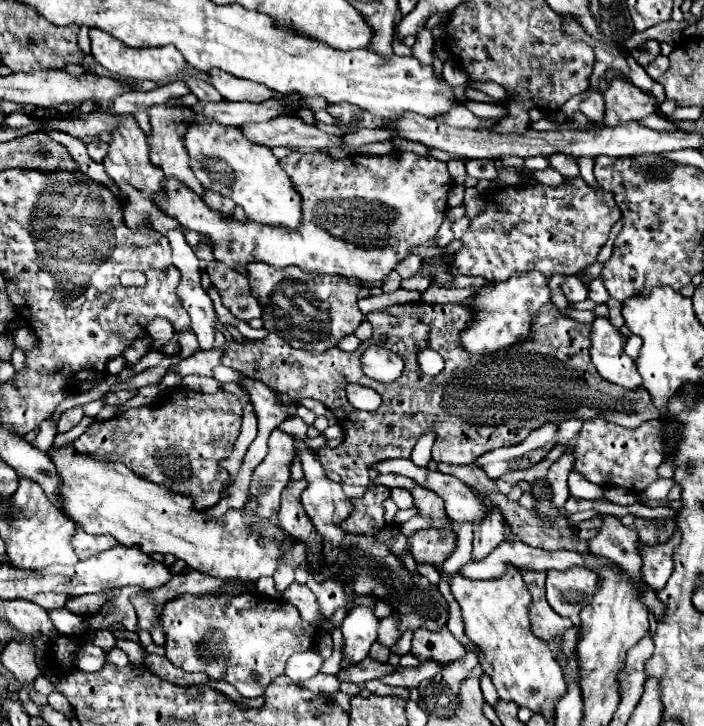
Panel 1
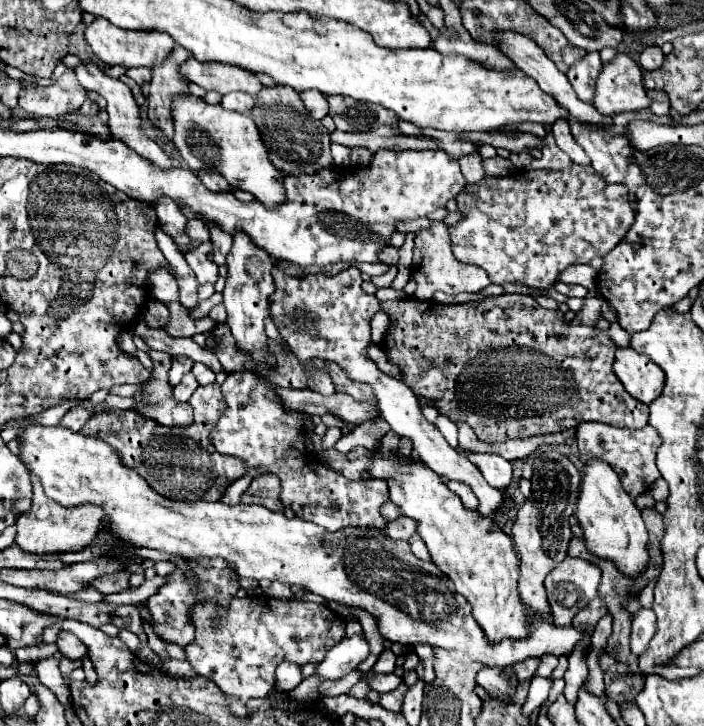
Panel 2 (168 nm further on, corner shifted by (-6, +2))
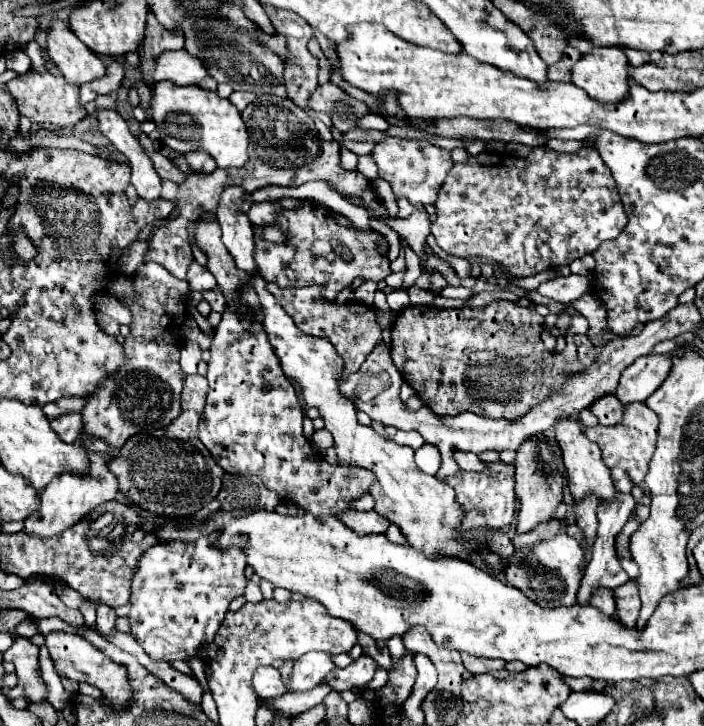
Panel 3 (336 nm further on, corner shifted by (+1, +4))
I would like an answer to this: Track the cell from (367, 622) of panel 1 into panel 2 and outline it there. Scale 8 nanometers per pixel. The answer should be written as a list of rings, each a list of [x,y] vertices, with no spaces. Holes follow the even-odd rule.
[[[364,633],[352,635],[348,639],[344,637],[326,653],[324,661],[316,667],[316,675],[324,679],[340,679],[348,675],[352,669],[356,669],[368,655],[370,655],[370,645]]]

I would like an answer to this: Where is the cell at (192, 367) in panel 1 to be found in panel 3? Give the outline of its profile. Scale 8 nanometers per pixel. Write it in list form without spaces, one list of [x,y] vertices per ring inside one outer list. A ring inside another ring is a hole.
[[[91,395],[85,397],[62,397],[55,402],[45,405],[42,410],[51,421],[69,412],[80,412]]]

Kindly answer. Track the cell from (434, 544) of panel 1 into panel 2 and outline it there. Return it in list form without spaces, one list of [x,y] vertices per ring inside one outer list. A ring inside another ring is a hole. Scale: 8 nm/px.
[[[398,517],[396,521],[390,521],[388,525],[386,525],[386,535],[390,537],[390,539],[410,539],[412,535],[416,535],[416,531],[414,531],[414,519],[406,519],[406,517]]]

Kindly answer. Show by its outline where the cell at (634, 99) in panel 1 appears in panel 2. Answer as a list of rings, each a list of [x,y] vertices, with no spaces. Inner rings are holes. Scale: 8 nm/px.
[[[618,53],[604,65],[598,83],[594,107],[602,115],[618,115],[626,111],[648,109],[652,99],[646,95],[642,69],[626,53]]]

